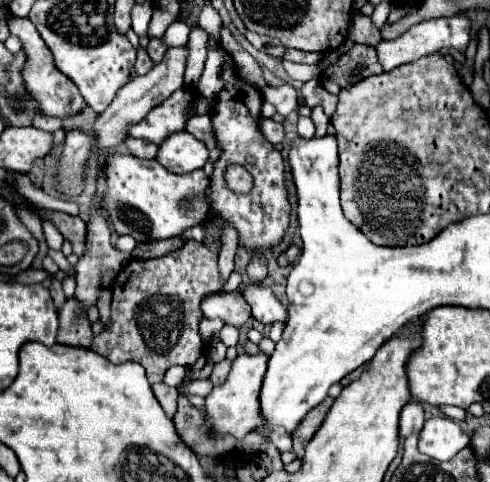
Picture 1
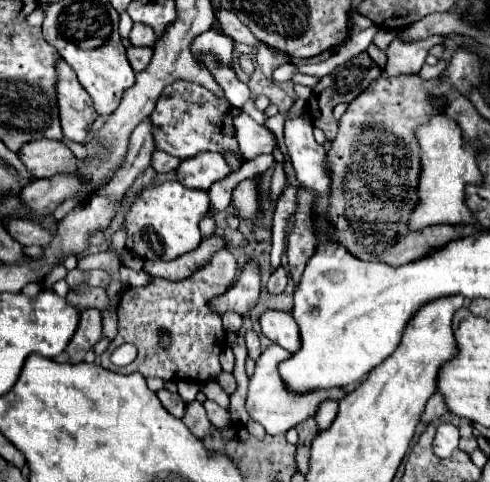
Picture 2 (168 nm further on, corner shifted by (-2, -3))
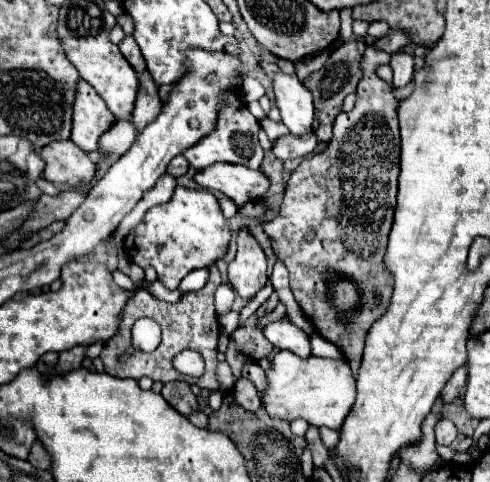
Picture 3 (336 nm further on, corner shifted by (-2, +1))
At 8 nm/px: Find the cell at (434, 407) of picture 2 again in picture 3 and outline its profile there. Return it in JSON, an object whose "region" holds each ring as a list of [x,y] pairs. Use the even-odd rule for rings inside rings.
{"region":[[[461,366],[461,368],[457,368],[457,370],[453,372],[451,380],[445,384],[445,388],[443,388],[443,392],[441,392],[443,404],[451,404],[455,398],[459,398],[461,390],[463,390],[463,386],[465,386],[465,380],[467,380],[467,368]]]}

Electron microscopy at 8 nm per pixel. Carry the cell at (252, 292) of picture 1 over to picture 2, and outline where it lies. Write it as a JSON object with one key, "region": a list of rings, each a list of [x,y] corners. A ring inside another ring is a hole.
{"region":[[[269,310],[261,316],[261,332],[281,348],[295,354],[299,350],[299,328],[289,312]]]}

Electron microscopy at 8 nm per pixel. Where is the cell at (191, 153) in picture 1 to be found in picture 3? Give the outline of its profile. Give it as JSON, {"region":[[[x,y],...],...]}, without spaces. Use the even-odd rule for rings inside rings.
{"region":[[[211,164],[211,168],[205,168],[205,170],[199,170],[193,180],[203,186],[203,188],[209,188],[209,190],[219,190],[223,192],[225,196],[229,196],[231,200],[237,202],[237,206],[243,206],[245,202],[249,200],[255,200],[255,198],[261,198],[265,194],[265,190],[269,188],[269,180],[265,174],[261,174],[259,170],[249,170],[249,168],[243,168],[239,164]]]}

